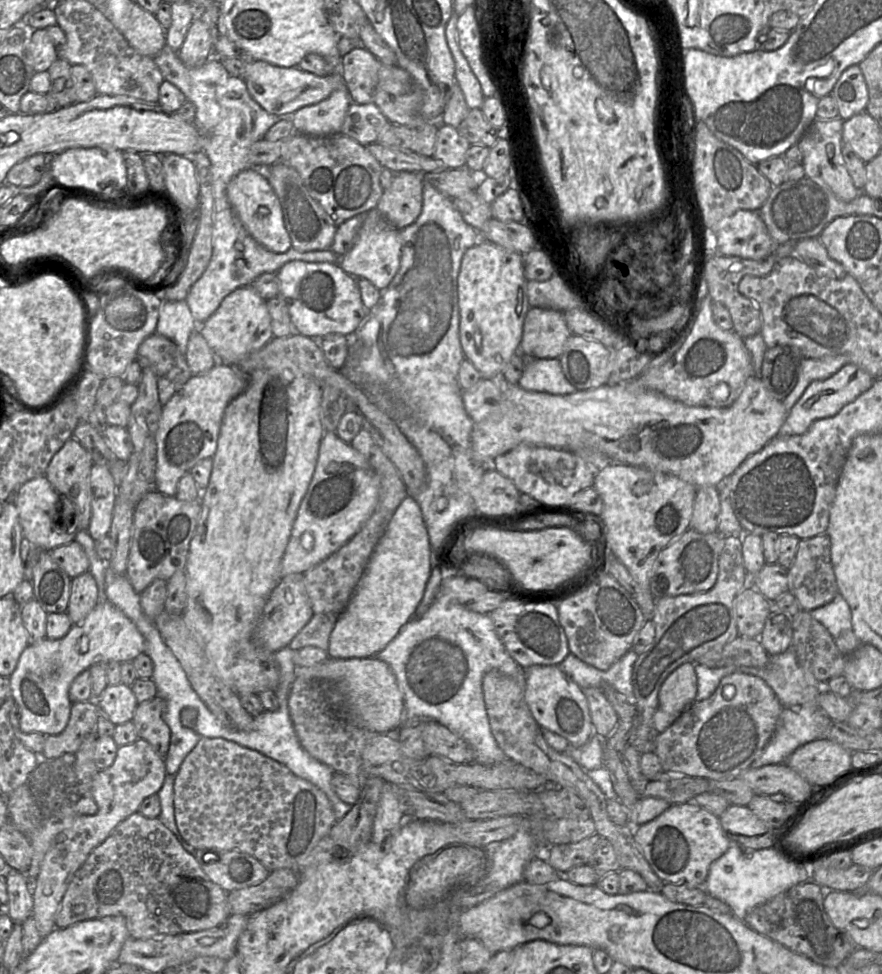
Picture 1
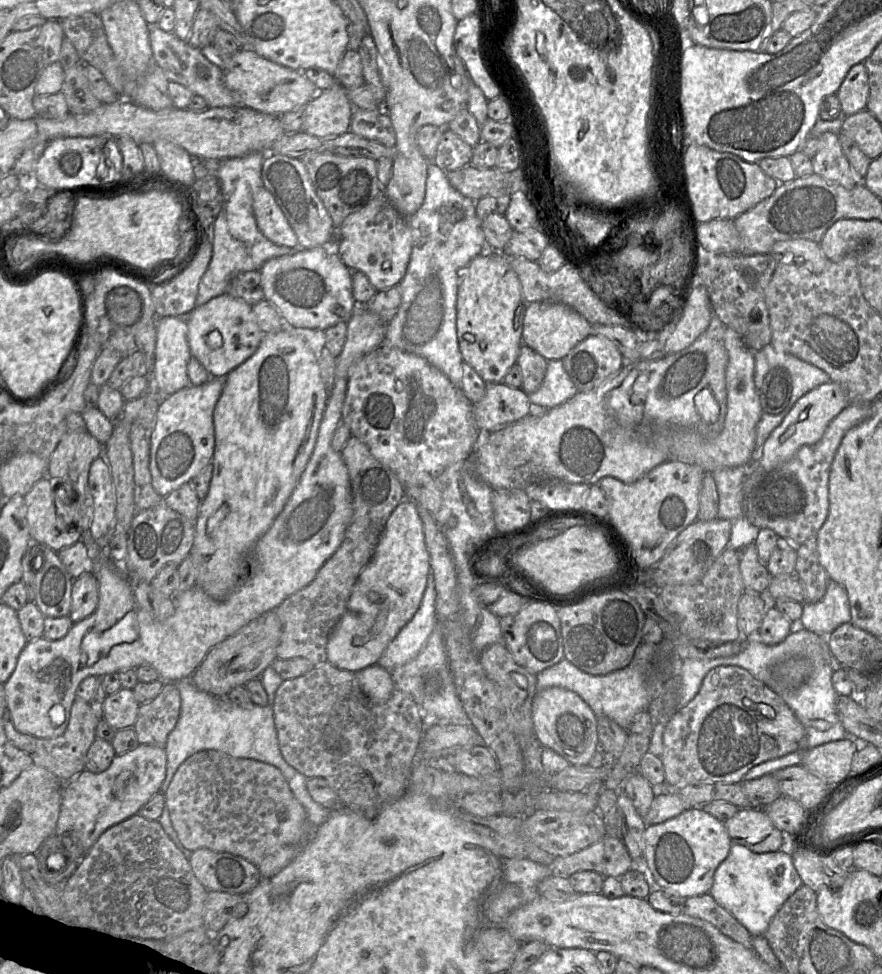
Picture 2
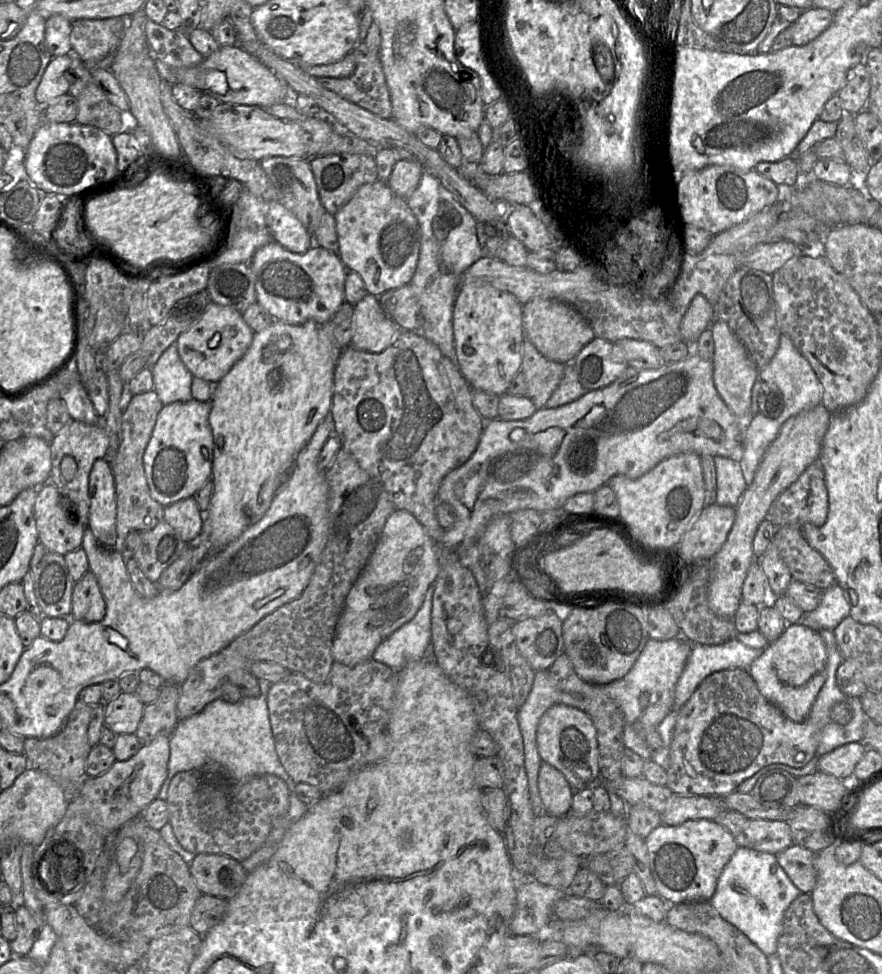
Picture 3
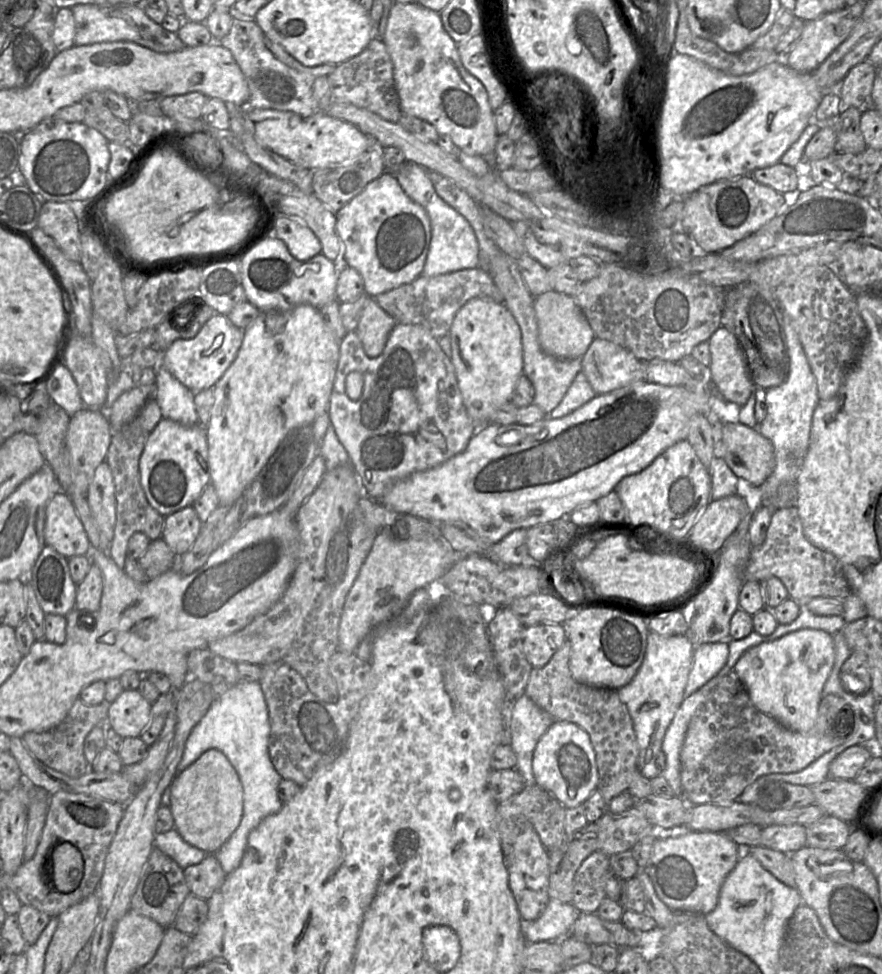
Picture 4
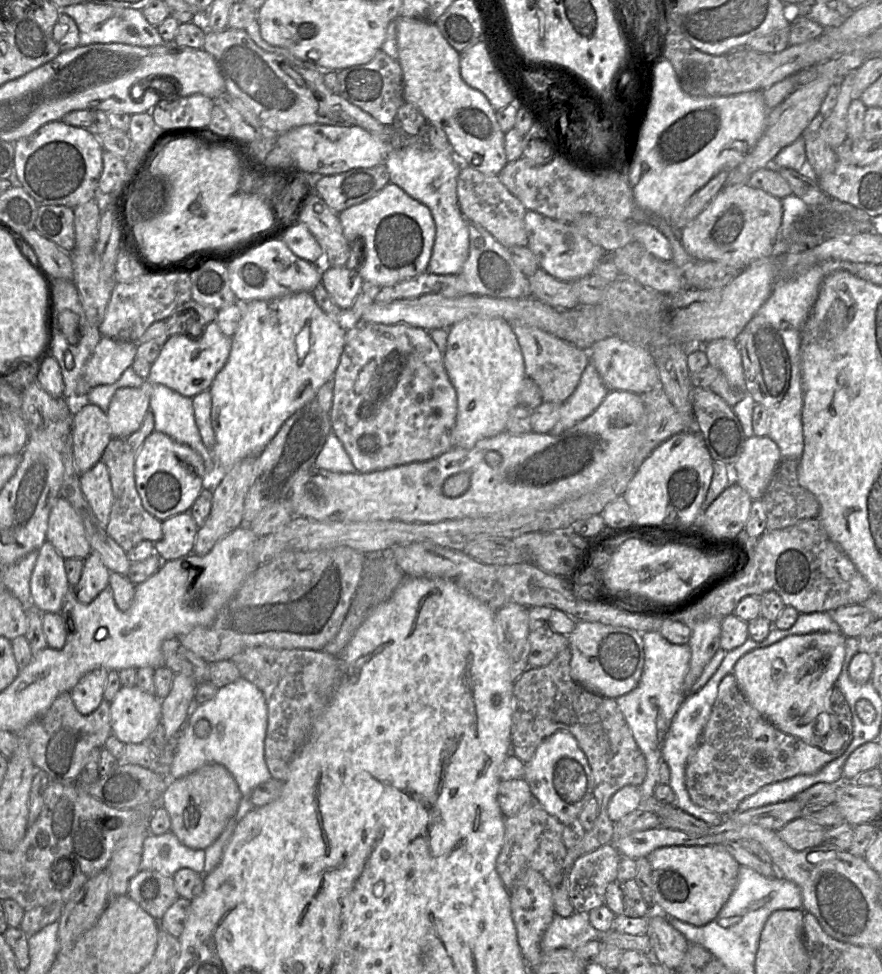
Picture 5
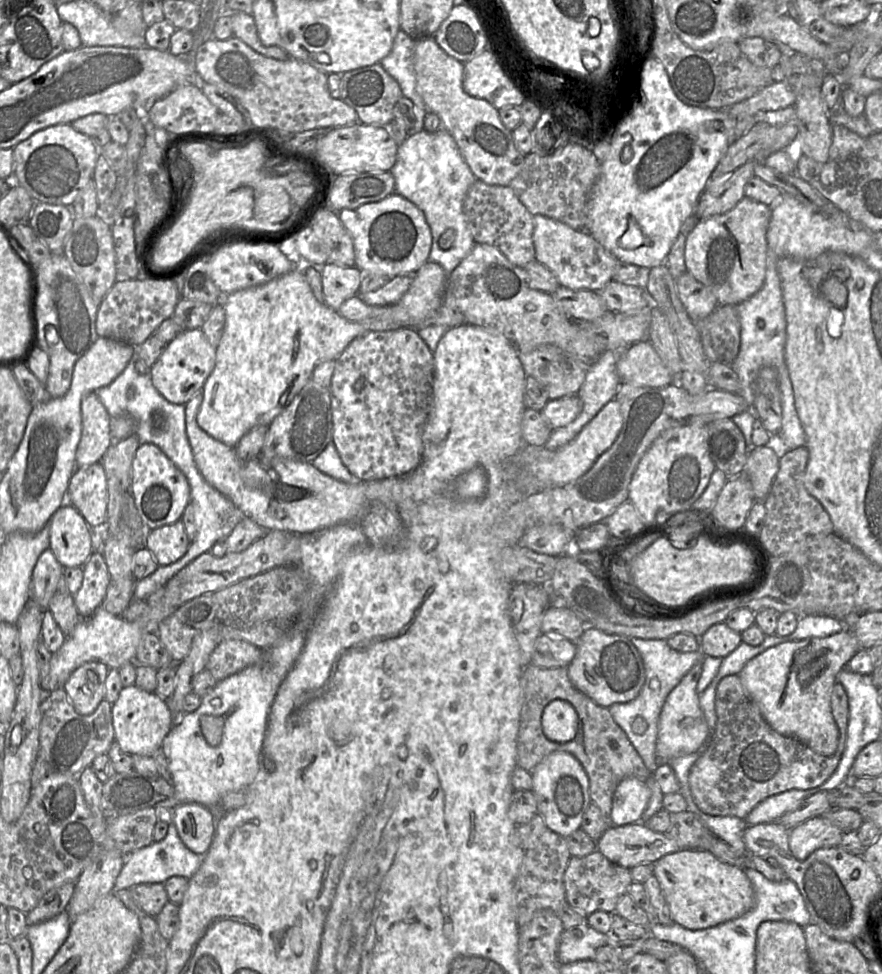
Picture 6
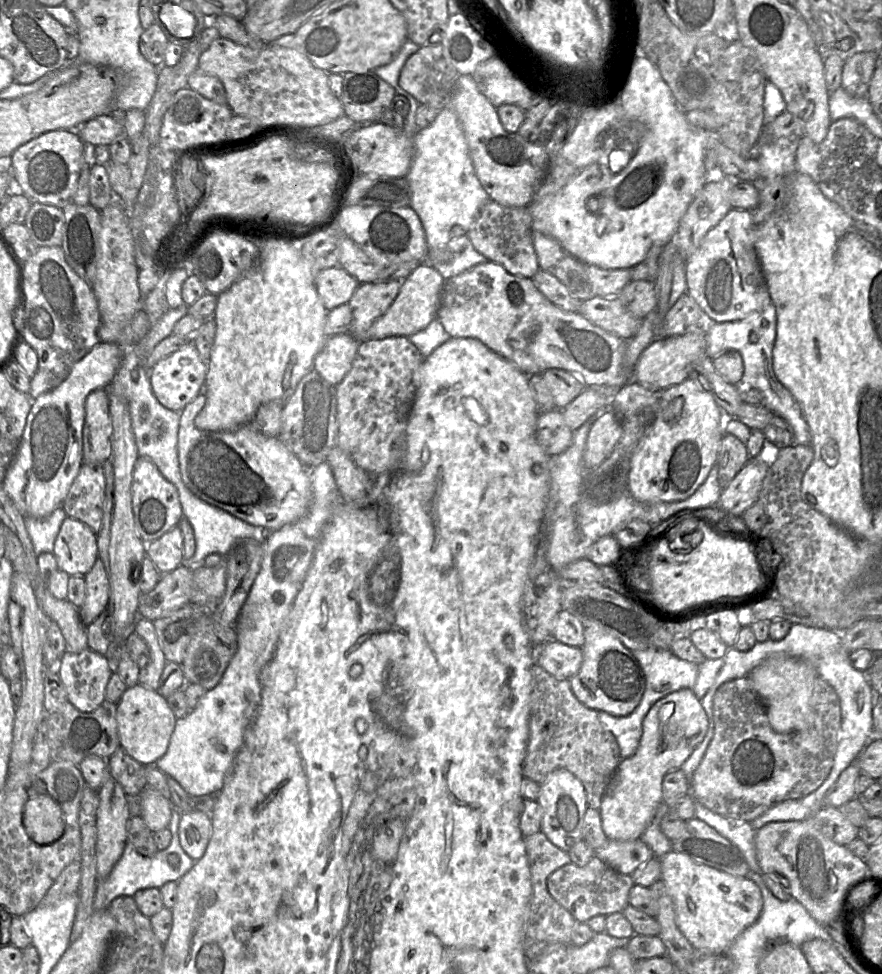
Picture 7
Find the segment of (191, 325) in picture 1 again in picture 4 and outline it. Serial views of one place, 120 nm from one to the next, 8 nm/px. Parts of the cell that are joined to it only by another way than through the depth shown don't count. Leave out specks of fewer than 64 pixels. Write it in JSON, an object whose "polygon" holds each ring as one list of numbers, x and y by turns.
{"polygon":[[158,365,155,369,154,399,158,403,162,417,185,426,198,424,194,405,194,394,179,382,166,368]]}

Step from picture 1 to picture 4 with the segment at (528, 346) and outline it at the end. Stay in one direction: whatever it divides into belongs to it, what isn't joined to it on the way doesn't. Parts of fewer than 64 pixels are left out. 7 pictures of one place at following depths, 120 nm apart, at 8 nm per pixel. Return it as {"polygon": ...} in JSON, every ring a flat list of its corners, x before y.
{"polygon":[[550,290,534,297,534,309,539,343,546,354,563,359,581,358,584,355,595,334,573,297]]}

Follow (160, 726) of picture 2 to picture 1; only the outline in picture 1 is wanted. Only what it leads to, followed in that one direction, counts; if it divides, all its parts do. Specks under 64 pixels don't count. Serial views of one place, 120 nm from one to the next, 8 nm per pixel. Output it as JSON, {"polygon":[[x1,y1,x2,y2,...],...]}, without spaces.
{"polygon":[[156,695,153,699,138,704,132,721,138,739,146,740,165,759,170,746,171,731,164,721,164,709,165,701]]}

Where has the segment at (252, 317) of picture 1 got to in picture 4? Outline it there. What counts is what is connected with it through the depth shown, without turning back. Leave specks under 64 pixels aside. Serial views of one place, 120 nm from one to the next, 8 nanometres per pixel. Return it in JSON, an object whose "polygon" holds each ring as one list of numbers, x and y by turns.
{"polygon":[[214,314,191,339,179,338,175,340,161,355,160,365,166,368,179,382,192,392,212,389,235,360,242,345,244,331,234,326,227,316]]}

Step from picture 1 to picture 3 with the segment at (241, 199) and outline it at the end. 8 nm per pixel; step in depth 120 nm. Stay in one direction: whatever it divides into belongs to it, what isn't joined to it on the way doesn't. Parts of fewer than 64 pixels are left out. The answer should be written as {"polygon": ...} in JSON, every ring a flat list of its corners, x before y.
{"polygon":[[279,201,266,203,267,226,274,241,294,253,304,253,314,245,311,233]]}

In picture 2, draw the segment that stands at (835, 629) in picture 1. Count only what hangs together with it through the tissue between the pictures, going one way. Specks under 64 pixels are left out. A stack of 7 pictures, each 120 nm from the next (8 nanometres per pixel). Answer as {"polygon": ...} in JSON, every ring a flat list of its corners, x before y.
{"polygon":[[829,580,821,600,802,604,800,626,820,636,827,637,838,626,851,621,847,593,835,580]]}

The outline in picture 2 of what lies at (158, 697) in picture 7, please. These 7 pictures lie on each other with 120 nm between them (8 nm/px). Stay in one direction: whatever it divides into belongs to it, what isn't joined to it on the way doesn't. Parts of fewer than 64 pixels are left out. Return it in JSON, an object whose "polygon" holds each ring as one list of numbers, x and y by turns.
{"polygon":[[122,687,106,697,104,719,116,731,134,727,140,705,133,690]]}

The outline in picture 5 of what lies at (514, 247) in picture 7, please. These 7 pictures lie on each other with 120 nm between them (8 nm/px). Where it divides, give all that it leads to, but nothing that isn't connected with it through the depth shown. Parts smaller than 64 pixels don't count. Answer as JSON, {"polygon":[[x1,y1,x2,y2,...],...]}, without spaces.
{"polygon":[[452,151,453,159,460,166,457,179,457,196,461,213,469,223,487,230,506,248,527,246,528,237,524,219,527,209,500,181,498,175,490,176,468,166,464,159]]}

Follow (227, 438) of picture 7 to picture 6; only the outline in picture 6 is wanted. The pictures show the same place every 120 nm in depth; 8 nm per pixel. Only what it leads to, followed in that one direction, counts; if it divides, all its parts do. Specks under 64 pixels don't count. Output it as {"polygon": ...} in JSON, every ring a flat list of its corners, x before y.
{"polygon":[[200,391,185,404,186,433,197,469,212,487,227,497,242,512,243,516,252,519,266,531,282,530,294,533,311,533,340,523,360,521,374,501,392,506,397,511,399,501,410,496,411,473,381,480,355,480,345,483,322,473,311,462,284,458,264,461,260,455,254,459,242,461,238,458,235,448,214,439,199,427,197,413,202,401,203,393]]}

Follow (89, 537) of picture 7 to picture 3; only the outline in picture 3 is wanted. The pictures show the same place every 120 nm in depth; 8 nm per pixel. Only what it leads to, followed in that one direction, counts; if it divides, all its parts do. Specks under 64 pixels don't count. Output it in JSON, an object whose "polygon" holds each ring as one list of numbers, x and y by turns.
{"polygon":[[52,483,37,489,34,517,38,539,50,551,65,556,82,547,85,524,77,517,67,517,63,495]]}

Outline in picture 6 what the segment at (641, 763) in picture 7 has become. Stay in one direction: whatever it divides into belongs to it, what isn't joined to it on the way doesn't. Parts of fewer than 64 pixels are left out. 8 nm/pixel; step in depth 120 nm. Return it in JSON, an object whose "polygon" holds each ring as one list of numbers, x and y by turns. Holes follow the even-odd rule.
{"polygon":[[700,659,688,671,668,695,662,707,656,743,656,757,659,763,669,763,674,758,697,752,708,737,708,724,700,707,697,692,703,661,704,659],[635,777,624,778,613,795,611,810,613,826,641,822,650,797,651,790,646,782]]}

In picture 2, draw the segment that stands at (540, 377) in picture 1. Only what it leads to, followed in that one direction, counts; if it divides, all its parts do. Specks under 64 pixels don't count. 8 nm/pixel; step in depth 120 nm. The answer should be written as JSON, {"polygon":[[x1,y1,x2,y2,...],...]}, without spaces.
{"polygon":[[562,360,548,361,540,388,528,394,534,408,551,409,572,399,579,392,567,374]]}

